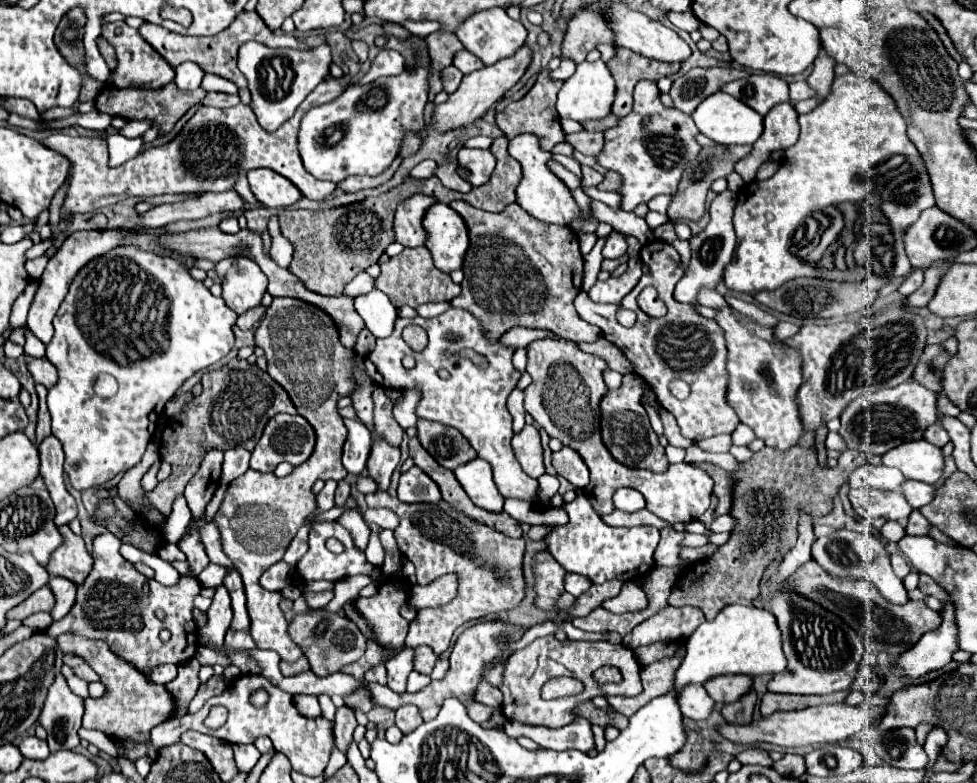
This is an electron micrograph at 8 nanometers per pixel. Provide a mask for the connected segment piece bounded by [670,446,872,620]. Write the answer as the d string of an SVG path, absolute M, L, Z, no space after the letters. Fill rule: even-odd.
M796 446L788 452L774 452L774 448L762 448L760 452L752 454L750 462L740 462L740 470L730 472L730 478L734 480L732 486L732 506L730 516L734 516L736 526L730 532L730 538L726 544L718 546L710 556L704 560L698 560L690 564L686 570L680 572L678 580L672 588L672 606L696 606L706 614L706 620L714 620L716 614L726 604L746 604L750 606L752 600L760 594L760 580L764 570L768 568L770 560L784 558L790 548L794 548L794 540L798 540L798 512L806 512L810 518L826 516L832 510L832 500L838 494L840 486L848 482L848 476L854 468L858 468L864 462L870 462L872 454L858 452L858 450L844 450L838 458L836 468L822 468L816 460L816 450L808 450L802 446Z

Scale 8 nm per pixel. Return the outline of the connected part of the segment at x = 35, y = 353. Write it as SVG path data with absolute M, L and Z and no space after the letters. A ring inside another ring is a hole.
M25 327L24 330L26 338L24 353L32 357L42 358L42 356L44 356L44 348L46 348L46 346L44 346L44 344L40 342L40 340L38 340L27 327Z

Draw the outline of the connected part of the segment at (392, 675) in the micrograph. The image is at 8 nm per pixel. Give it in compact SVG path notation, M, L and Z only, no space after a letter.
M404 648L400 654L392 656L386 662L386 670L388 670L388 688L402 694L406 692L406 678L412 672L412 656L414 650L412 648Z

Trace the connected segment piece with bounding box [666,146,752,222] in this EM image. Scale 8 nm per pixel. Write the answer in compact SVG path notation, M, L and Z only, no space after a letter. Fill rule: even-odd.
M706 146L700 150L700 154L686 166L682 180L678 184L678 192L672 196L672 202L668 206L668 218L672 222L676 220L700 220L704 216L704 202L706 202L706 192L710 184L716 178L724 178L734 170L734 164L748 156L752 146Z

